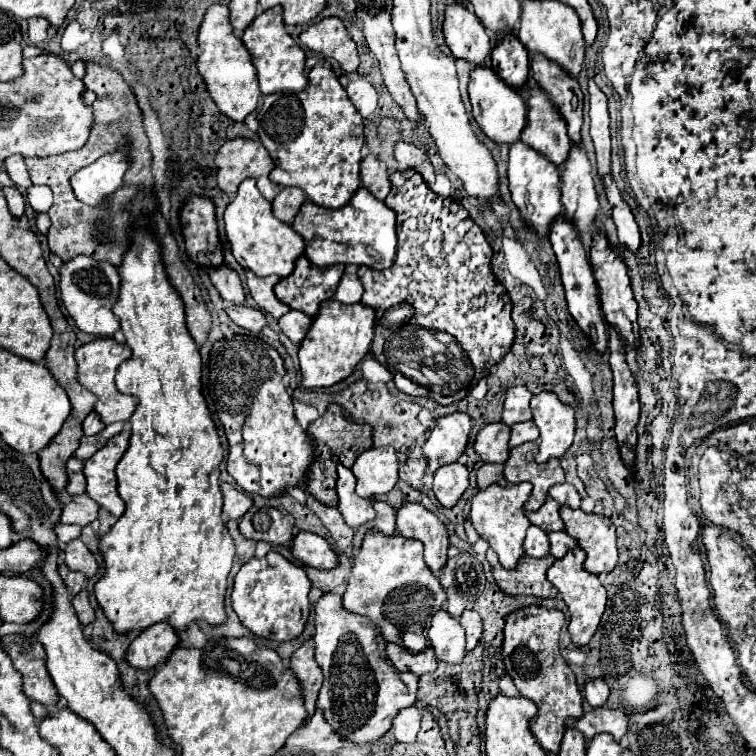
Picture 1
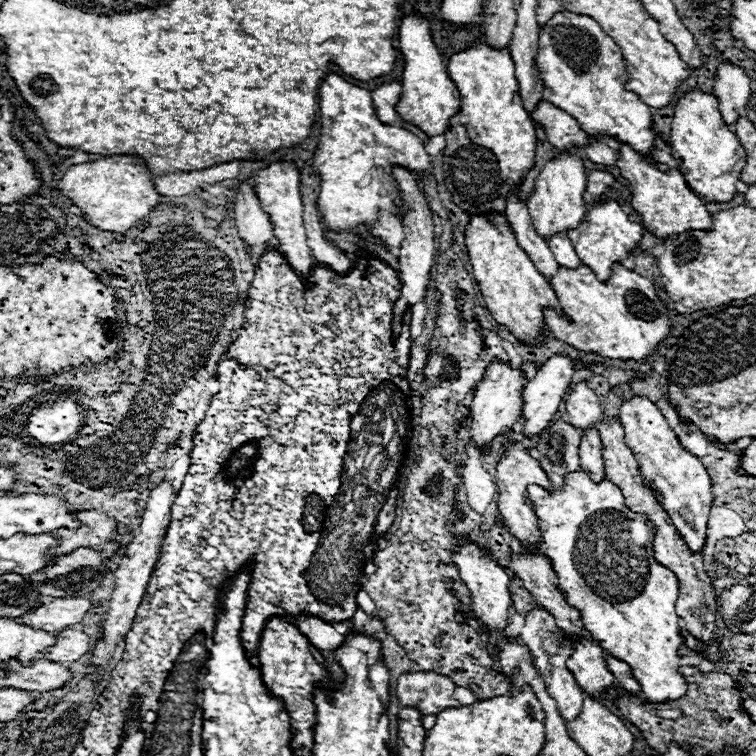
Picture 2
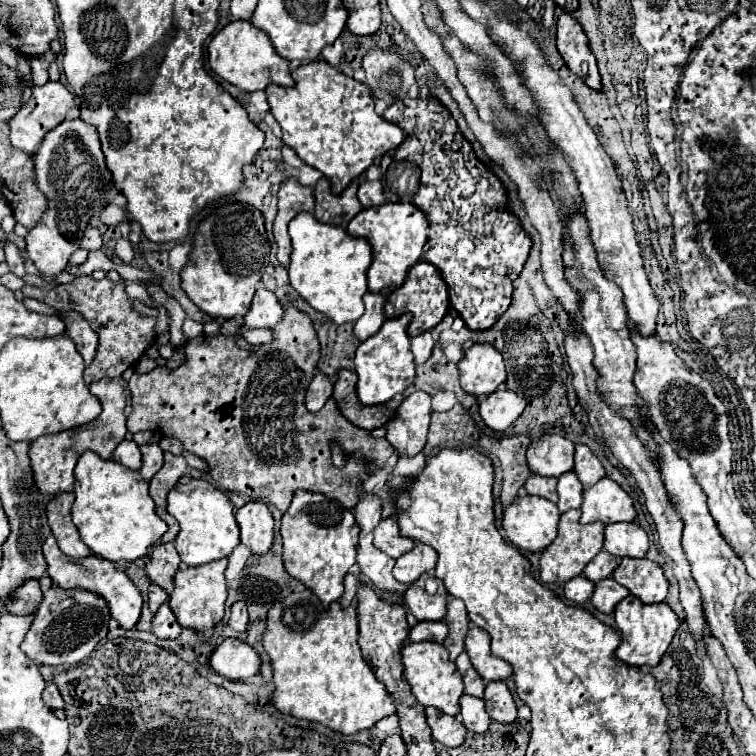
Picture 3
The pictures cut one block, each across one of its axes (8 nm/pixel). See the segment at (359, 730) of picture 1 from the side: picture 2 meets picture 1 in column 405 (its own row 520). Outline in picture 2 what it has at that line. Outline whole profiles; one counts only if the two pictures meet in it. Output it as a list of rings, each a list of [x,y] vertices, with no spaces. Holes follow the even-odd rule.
[[[632,396],[620,406],[620,422],[624,426],[624,440],[634,452],[634,458],[644,474],[644,484],[652,486],[656,500],[670,514],[676,530],[690,550],[702,550],[706,544],[708,516],[712,508],[710,476],[702,462],[680,446],[676,432],[670,428],[666,418],[660,414],[654,402],[644,396]]]

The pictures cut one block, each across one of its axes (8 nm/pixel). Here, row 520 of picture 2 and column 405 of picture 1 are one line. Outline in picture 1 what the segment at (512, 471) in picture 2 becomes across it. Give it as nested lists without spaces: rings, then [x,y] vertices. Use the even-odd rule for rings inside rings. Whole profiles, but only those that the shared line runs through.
[[[406,502],[400,510],[398,510],[398,516],[396,516],[396,530],[400,536],[404,538],[414,538],[414,540],[420,540],[424,544],[424,560],[428,564],[428,568],[432,572],[438,572],[440,568],[444,568],[446,560],[448,560],[448,530],[446,526],[438,520],[436,514],[428,512],[422,504],[410,504]]]

